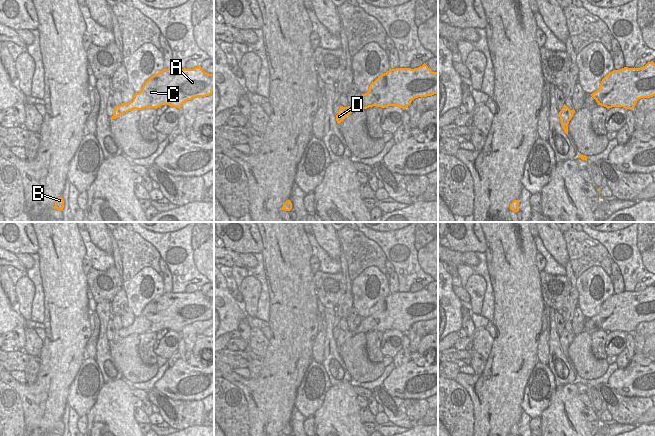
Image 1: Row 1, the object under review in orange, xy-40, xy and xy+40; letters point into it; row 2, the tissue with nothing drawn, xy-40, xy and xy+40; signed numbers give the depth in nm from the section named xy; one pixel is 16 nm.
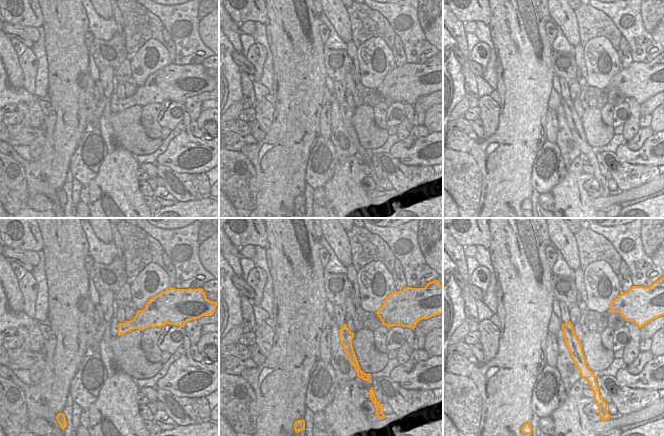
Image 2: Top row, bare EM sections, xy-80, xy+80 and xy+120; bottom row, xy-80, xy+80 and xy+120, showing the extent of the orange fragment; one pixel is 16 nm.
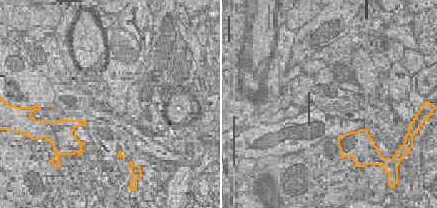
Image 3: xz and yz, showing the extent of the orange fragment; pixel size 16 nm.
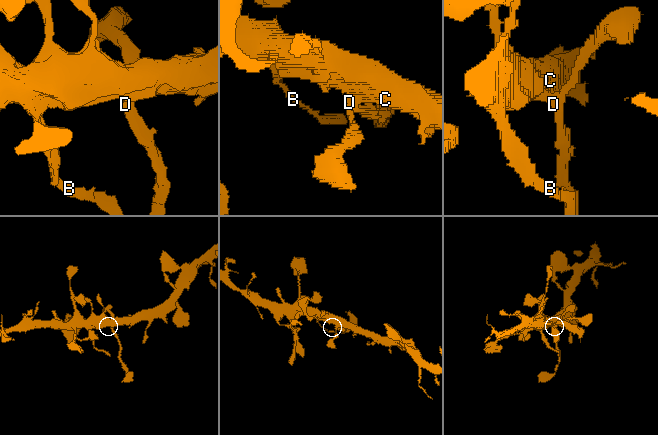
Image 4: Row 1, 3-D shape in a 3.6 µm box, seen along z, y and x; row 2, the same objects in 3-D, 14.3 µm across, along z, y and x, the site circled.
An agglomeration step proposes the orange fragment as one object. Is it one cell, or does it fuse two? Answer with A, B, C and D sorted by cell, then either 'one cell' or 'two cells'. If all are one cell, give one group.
A B C / D; two cells

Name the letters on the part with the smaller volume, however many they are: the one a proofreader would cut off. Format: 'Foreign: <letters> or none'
Foreign: D

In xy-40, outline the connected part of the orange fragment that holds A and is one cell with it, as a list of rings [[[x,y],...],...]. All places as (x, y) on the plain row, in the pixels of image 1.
[[[200,289],[193,293],[163,293],[151,300],[143,309],[140,316],[135,317],[134,322],[129,327],[122,327],[116,330],[113,338],[127,337],[133,333],[142,334],[145,332],[155,332],[162,329],[169,329],[180,333],[182,328],[196,321],[206,321],[214,315],[214,298],[206,297]]]

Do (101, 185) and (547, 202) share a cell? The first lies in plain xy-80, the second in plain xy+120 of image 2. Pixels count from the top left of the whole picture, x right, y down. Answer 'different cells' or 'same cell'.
different cells

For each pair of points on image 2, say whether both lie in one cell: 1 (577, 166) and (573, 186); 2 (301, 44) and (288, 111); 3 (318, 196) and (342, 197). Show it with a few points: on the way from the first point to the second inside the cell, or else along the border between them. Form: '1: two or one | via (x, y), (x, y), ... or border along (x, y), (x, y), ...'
1: one | via (576, 171), (573, 181)
2: one | via (298, 61), (298, 94)
3: two | border along (323, 187), (325, 207)

